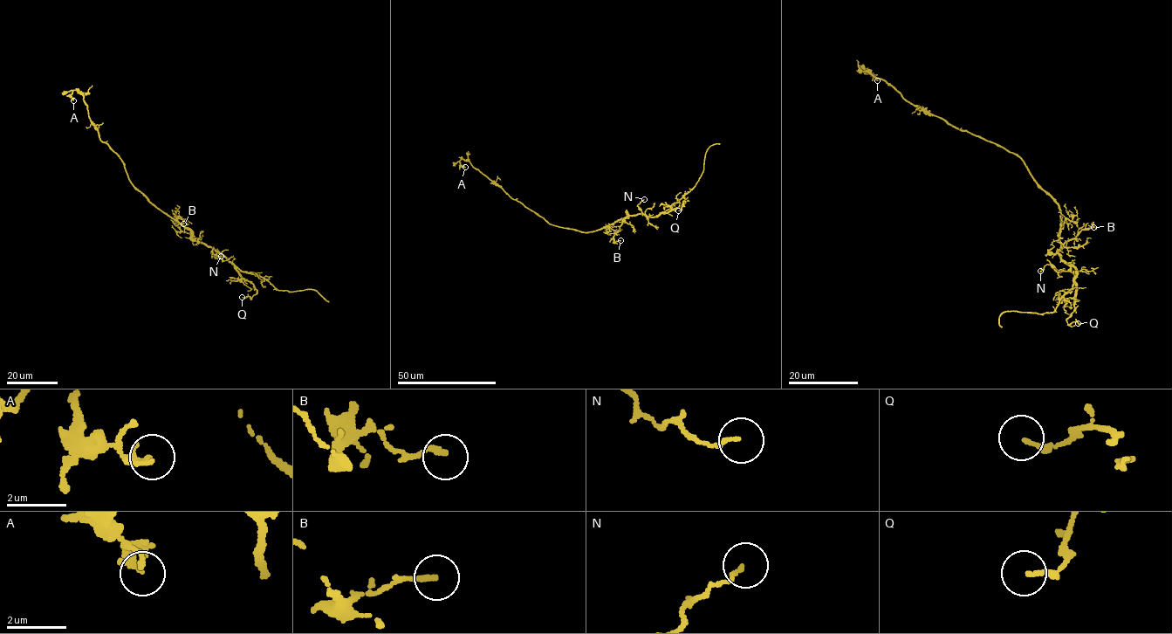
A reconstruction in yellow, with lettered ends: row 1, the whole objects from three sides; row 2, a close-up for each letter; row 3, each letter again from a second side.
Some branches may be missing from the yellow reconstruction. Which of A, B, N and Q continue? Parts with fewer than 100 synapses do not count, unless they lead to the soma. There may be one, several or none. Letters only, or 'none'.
none

